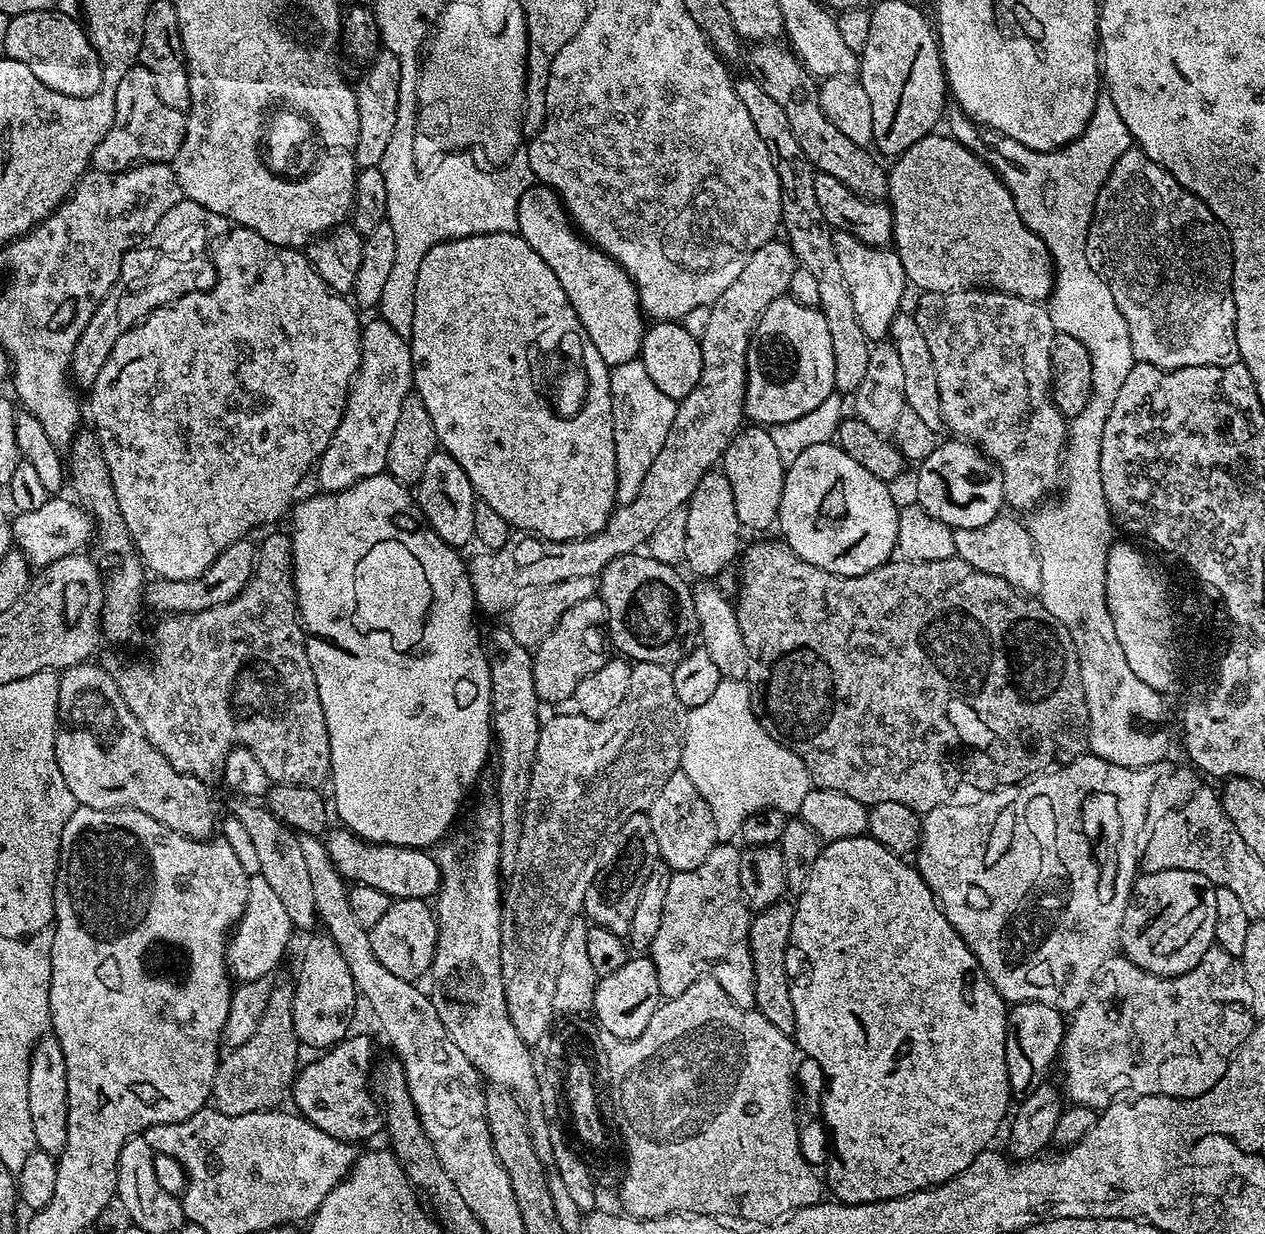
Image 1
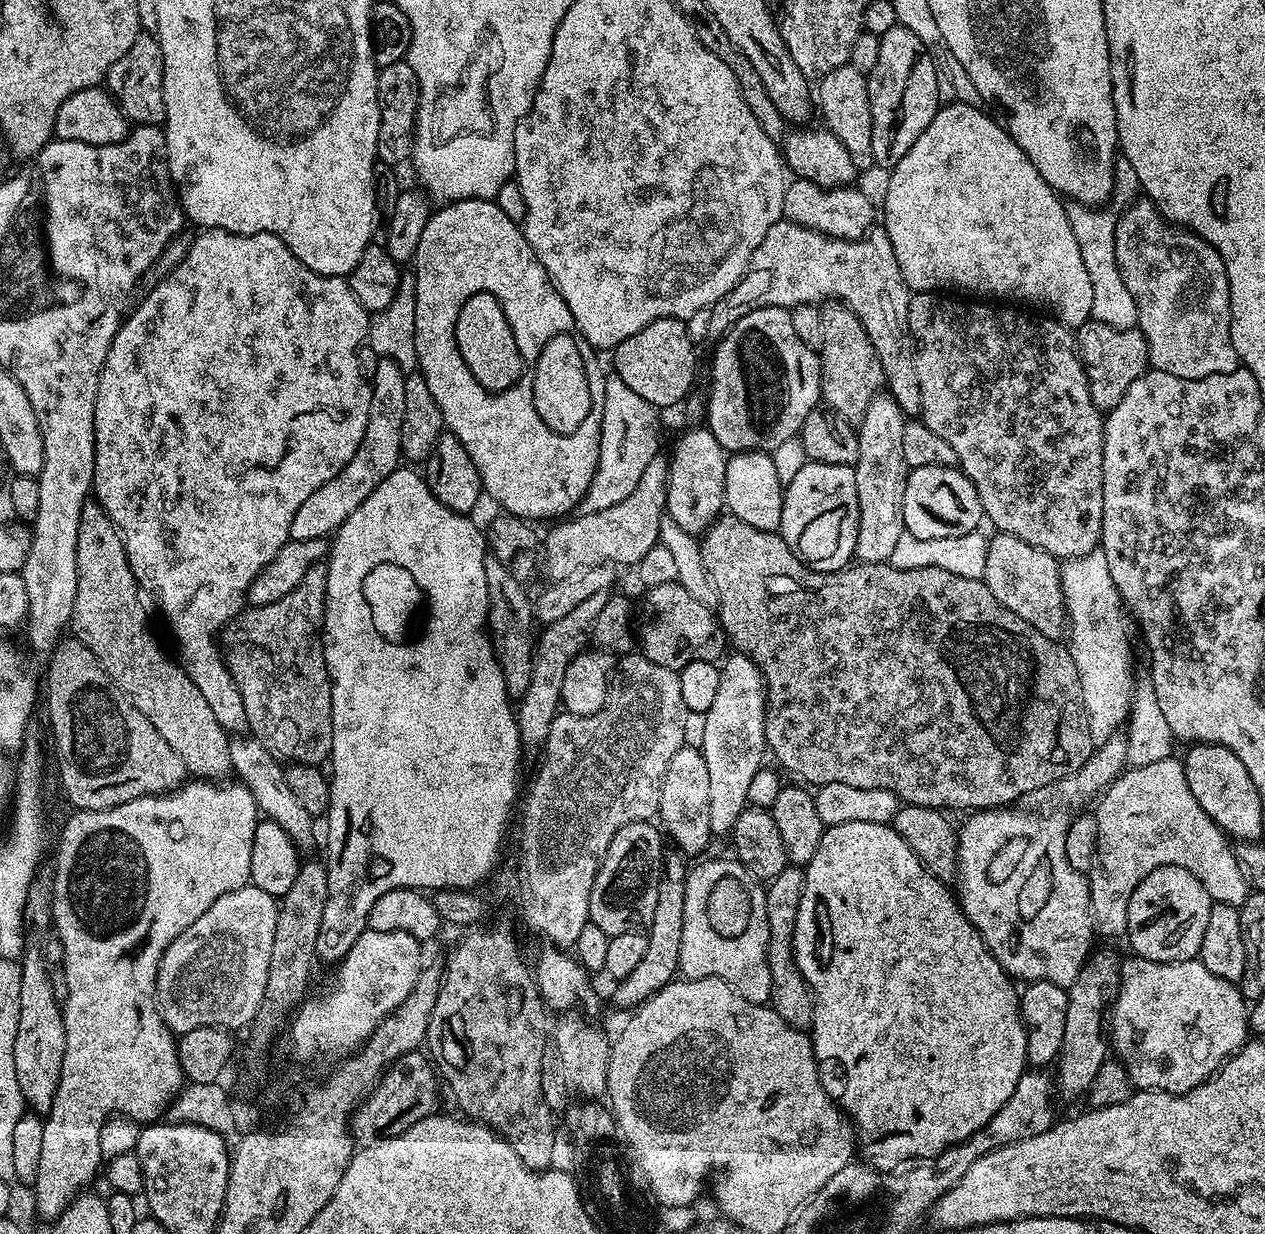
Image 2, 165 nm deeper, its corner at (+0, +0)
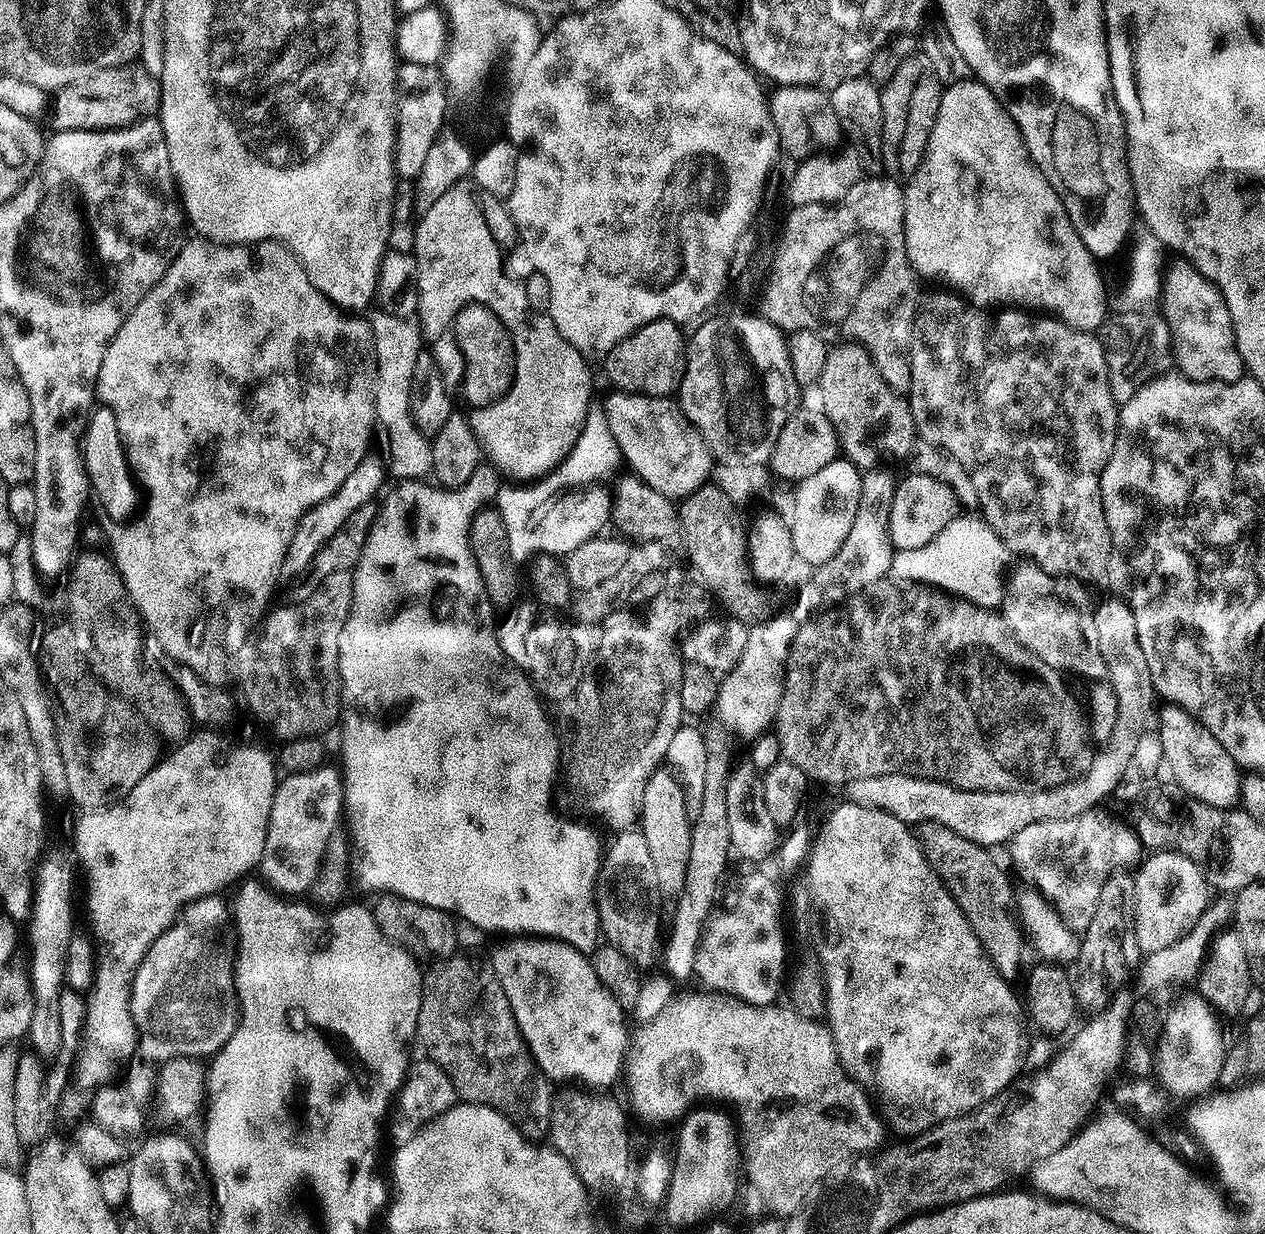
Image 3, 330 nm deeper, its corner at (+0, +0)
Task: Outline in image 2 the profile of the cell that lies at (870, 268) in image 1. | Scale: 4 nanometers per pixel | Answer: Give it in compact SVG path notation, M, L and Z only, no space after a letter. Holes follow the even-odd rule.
M793 179L784 189L783 219L804 224L833 240L863 240L873 227L872 200L858 189L856 186L823 188L809 180Z

